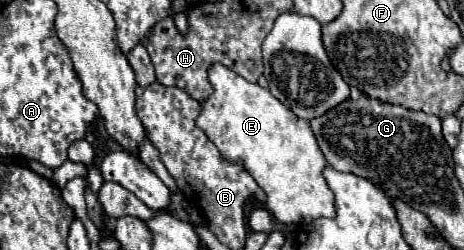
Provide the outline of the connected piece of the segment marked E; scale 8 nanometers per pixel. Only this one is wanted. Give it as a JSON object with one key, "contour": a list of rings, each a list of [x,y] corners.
{"contour":[[[213,64],[207,72],[209,84],[213,86],[213,94],[201,102],[201,112],[195,120],[195,124],[207,134],[207,138],[219,148],[221,156],[227,162],[241,162],[245,170],[253,176],[253,180],[259,184],[259,188],[267,194],[267,210],[283,224],[299,224],[299,222],[311,222],[315,218],[333,218],[335,216],[335,204],[333,204],[333,192],[329,190],[323,168],[325,168],[325,156],[321,154],[317,140],[313,136],[313,130],[307,120],[297,118],[285,104],[281,104],[267,88],[261,88],[259,84],[253,84],[239,74],[235,74],[231,68],[223,64]]]}

